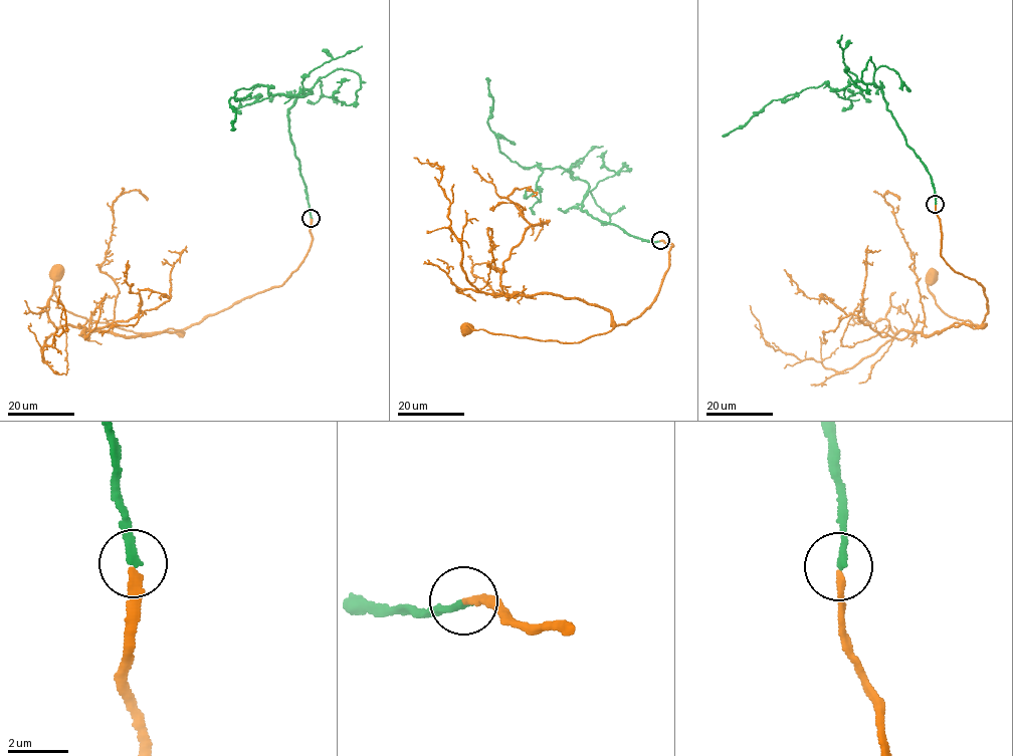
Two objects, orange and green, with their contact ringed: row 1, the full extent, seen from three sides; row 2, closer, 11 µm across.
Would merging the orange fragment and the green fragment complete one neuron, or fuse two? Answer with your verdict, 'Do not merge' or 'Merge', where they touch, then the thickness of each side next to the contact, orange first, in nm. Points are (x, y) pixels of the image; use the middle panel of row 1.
Merge. Place: (660, 240). Thickness 260 nm (orange) against 280 nm

